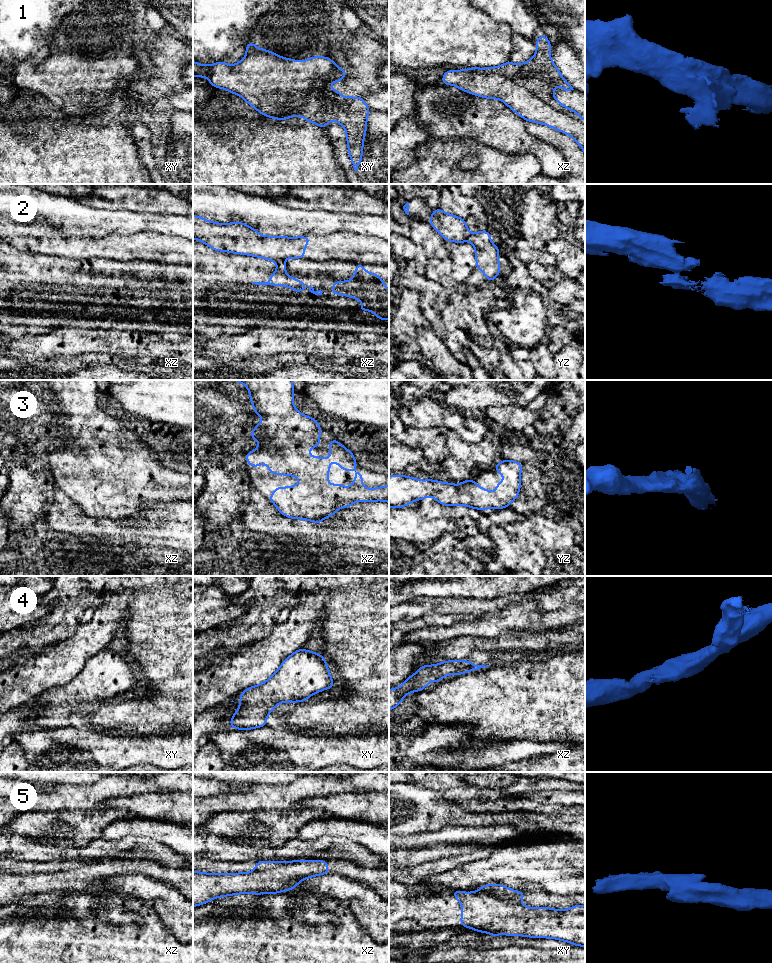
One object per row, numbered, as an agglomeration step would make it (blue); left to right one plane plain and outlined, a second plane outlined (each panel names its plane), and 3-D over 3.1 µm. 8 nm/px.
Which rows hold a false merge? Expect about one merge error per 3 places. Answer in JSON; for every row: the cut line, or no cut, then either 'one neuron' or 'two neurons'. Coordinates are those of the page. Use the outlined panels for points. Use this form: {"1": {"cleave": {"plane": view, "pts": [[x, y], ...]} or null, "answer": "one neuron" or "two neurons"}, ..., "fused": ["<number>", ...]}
{"1": {"cleave": null, "answer": "one neuron"}, "2": {"cleave": {"plane": "yz", "pts": [[468, 233], [466, 239]]}, "answer": "two neurons"}, "3": {"cleave": null, "answer": "one neuron"}, "4": {"cleave": null, "answer": "one neuron"}, "5": {"cleave": {"plane": "xz", "pts": [[292, 861], [280, 863], [275, 867], [256, 870]]}, "answer": "two neurons"}, "fused": ["2", "5"]}

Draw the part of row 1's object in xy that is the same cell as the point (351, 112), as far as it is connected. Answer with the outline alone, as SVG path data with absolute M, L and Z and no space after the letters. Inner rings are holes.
M252 41L246 44L246 56L239 61L235 65L229 65L225 62L218 61L214 63L213 65L201 65L196 61L193 61L193 76L195 77L207 77L210 84L214 88L221 88L229 91L230 93L234 93L236 95L239 95L242 97L250 106L255 108L258 112L260 112L263 116L274 118L277 120L283 120L283 119L289 119L293 116L302 116L306 122L311 122L314 124L319 125L321 128L326 129L327 122L332 120L335 122L338 122L341 124L346 132L346 139L347 139L347 144L348 144L348 153L352 161L352 165L355 171L358 170L358 164L363 163L362 161L362 152L363 152L363 144L364 144L364 137L366 135L366 130L367 130L367 116L370 113L371 109L366 105L364 98L363 97L343 97L336 89L326 89L324 91L319 90L319 83L322 82L324 87L327 87L331 85L334 81L343 81L343 78L347 76L347 72L343 70L342 68L339 68L334 61L330 59L330 57L321 57L321 56L314 56L309 59L304 60L302 63L299 60L294 60L294 59L289 59L289 58L284 58L281 57L269 50L266 49L260 49L254 45Z

